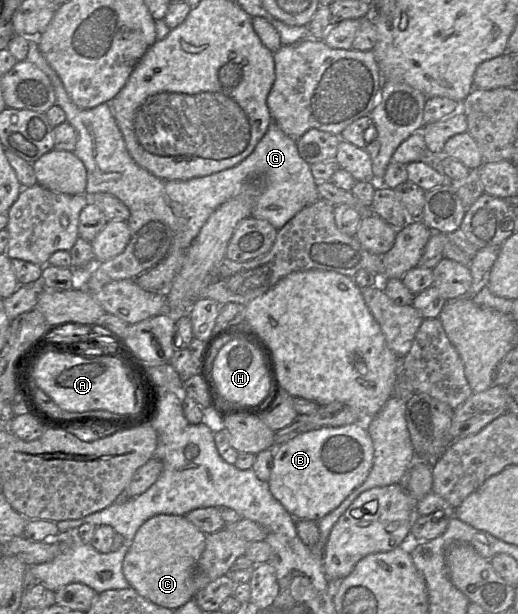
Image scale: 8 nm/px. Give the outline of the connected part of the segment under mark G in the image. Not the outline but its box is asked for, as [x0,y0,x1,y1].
[25,38,321,254]

